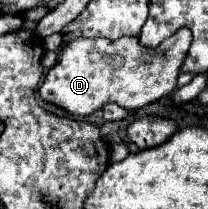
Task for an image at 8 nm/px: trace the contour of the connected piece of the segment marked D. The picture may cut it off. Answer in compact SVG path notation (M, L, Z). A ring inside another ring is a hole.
M182 28L158 48L142 48L136 36L122 36L118 40L106 38L74 38L64 42L56 64L46 72L38 88L42 100L62 108L72 116L90 116L104 104L118 104L134 110L168 96L176 88L176 78L190 48L190 30Z

